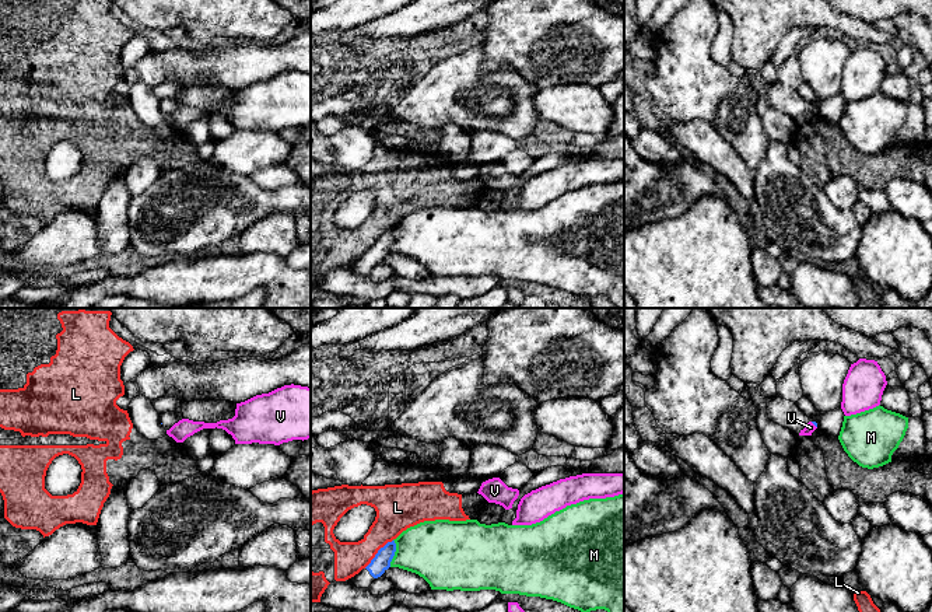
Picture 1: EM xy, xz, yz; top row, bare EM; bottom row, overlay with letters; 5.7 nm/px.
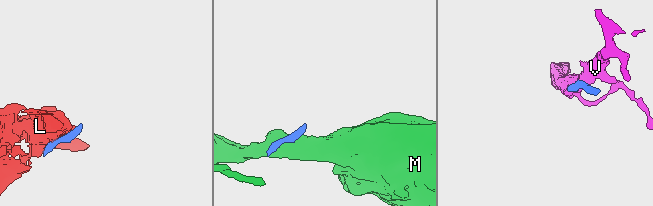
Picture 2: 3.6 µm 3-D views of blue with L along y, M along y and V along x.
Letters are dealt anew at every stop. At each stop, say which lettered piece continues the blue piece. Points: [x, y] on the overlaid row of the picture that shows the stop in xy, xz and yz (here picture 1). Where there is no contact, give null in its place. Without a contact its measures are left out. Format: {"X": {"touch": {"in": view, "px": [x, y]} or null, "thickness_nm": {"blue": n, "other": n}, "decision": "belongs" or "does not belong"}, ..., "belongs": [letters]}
{"L": {"touch": {"in": "xz", "px": [378, 552]}, "thickness_nm": {"blue": 100, "other": 220}, "decision": "does not belong"}, "M": {"touch": {"in": "xz", "px": [393, 553]}, "thickness_nm": {"blue": 100, "other": 360}, "decision": "does not belong"}, "V": {"touch": {"in": "yz", "px": [813, 423]}, "thickness_nm": {"blue": 20, "other": 60}, "decision": "does not belong"}, "belongs": []}

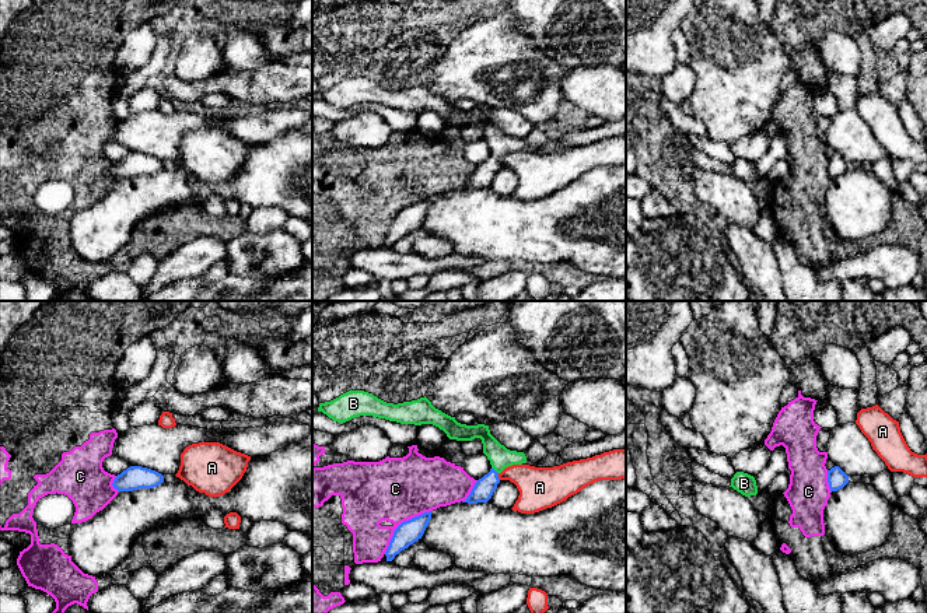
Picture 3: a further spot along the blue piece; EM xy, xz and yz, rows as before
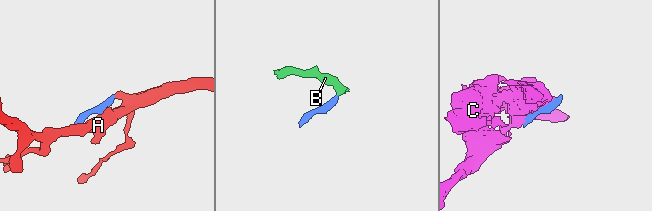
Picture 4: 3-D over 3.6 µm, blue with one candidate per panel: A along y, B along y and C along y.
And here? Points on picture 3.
{"A": {"touch": {"in": "xz", "px": [497, 476]}, "thickness_nm": {"blue": 120, "other": 240}, "decision": "does not belong"}, "B": {"touch": {"in": "xz", "px": [495, 470]}, "thickness_nm": {"blue": 120, "other": 130}, "decision": "belongs"}, "C": {"touch": {"in": "xz", "px": [401, 524]}, "thickness_nm": {"blue": 140, "other": 360}, "decision": "does not belong"}, "belongs": ["B"]}

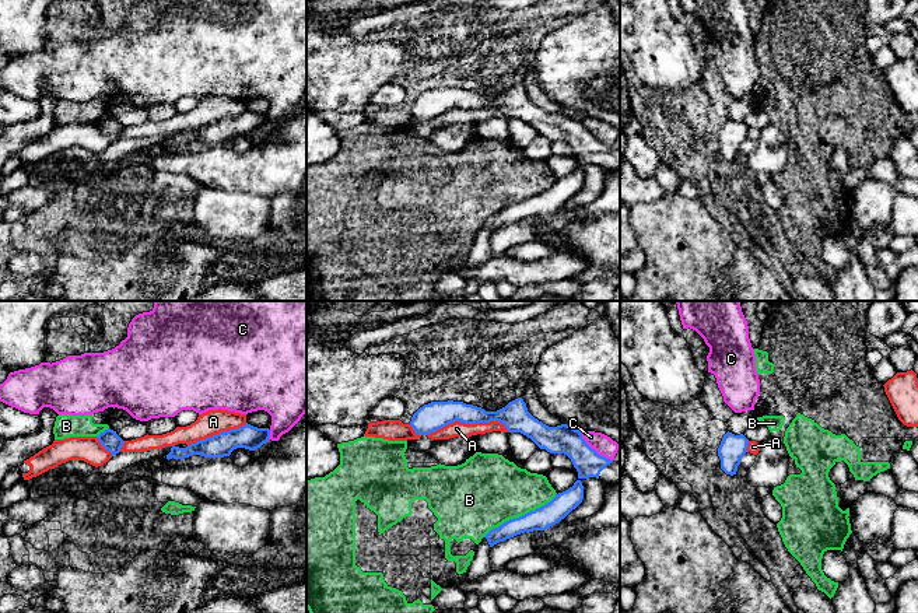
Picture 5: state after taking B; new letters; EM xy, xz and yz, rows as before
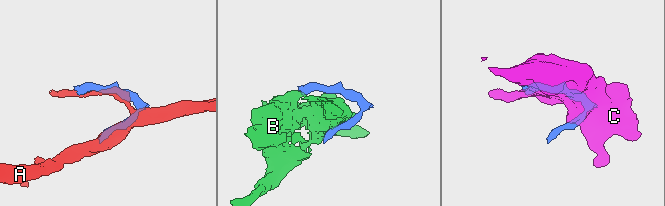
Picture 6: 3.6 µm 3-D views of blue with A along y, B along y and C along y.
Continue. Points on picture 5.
{"A": {"touch": {"in": "xz", "px": [468, 423]}, "thickness_nm": {"blue": 160, "other": 90}, "decision": "does not belong"}, "B": {"touch": {"in": "xz", "px": [519, 517]}, "thickness_nm": {"blue": 130, "other": 420}, "decision": "does not belong"}, "C": {"touch": {"in": "xz", "px": [594, 449]}, "thickness_nm": {"blue": 160, "other": 110}, "decision": "does not belong"}, "belongs": []}

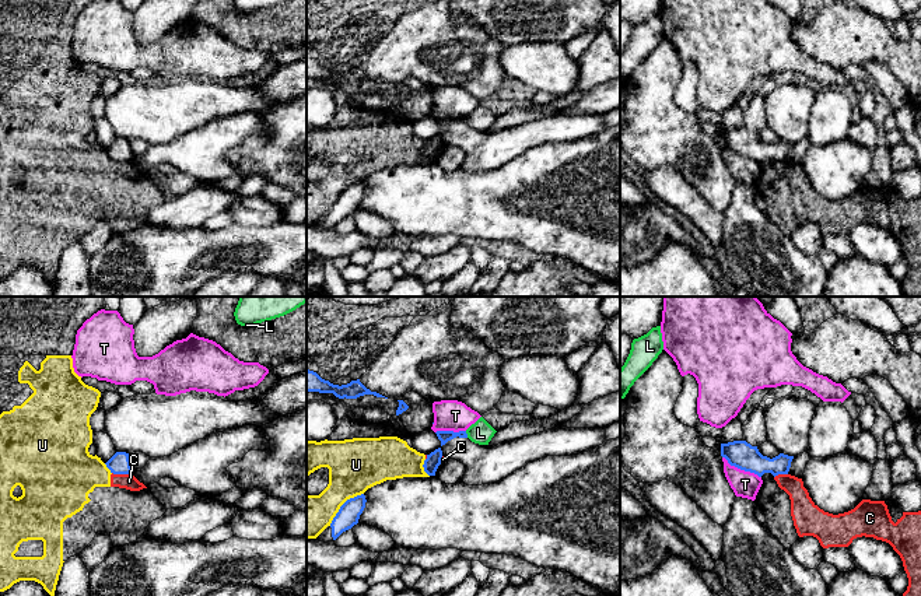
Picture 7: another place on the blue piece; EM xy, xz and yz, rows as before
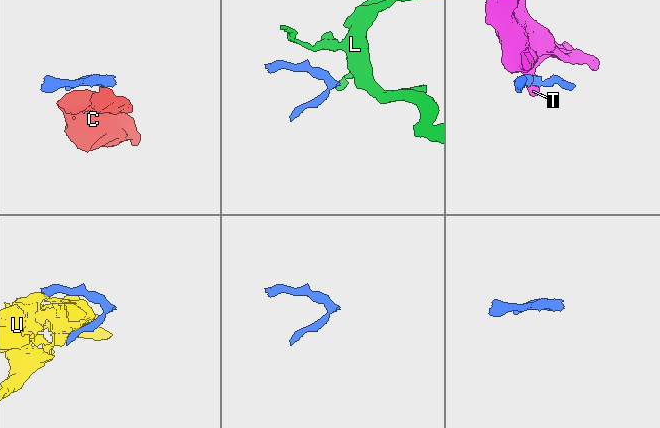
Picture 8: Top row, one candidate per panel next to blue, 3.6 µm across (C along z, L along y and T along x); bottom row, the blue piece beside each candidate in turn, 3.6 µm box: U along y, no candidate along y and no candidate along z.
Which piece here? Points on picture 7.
{"C": {"touch": {"in": "xy", "px": [121, 473]}, "thickness_nm": {"blue": 120, "other": 90}, "decision": "does not belong"}, "L": {"touch": {"in": "xz", "px": [466, 434]}, "thickness_nm": {"blue": 70, "other": 130}, "decision": "does not belong"}, "T": {"touch": {"in": "yz", "px": [742, 469]}, "thickness_nm": {"blue": 160, "other": 150}, "decision": "does not belong"}, "U": {"touch": {"in": "xz", "px": [342, 505]}, "thickness_nm": {"blue": 130, "other": 300}, "decision": "does not belong"}, "belongs": []}

